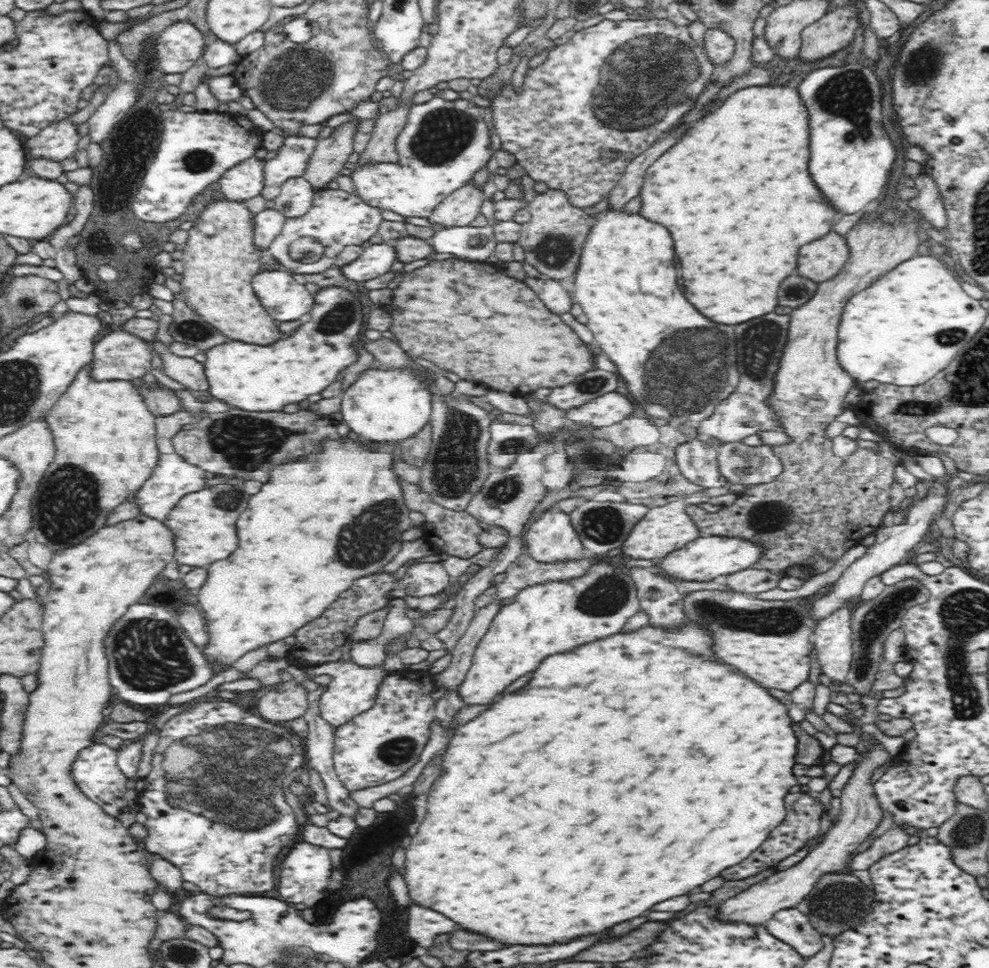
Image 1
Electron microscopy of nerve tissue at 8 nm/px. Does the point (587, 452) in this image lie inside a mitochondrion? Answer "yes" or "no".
yes

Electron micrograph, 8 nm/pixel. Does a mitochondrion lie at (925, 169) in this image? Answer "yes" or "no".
no

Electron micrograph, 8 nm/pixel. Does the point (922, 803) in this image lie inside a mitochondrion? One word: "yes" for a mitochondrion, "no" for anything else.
no

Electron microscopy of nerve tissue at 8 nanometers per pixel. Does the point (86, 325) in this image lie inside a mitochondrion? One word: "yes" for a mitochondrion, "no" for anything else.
no

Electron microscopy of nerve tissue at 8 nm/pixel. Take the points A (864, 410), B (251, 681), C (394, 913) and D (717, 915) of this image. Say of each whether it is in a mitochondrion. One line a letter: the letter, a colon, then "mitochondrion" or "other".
A: other
B: other
C: other
D: other

